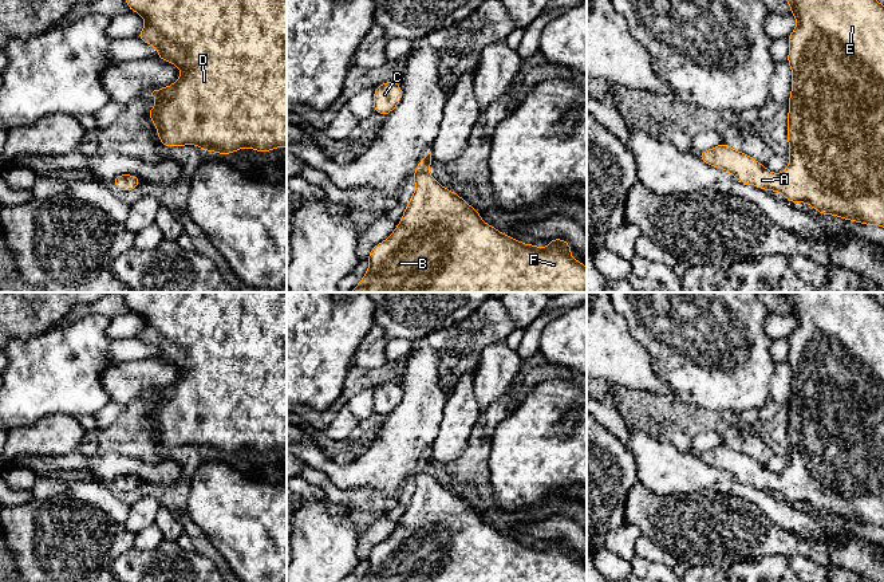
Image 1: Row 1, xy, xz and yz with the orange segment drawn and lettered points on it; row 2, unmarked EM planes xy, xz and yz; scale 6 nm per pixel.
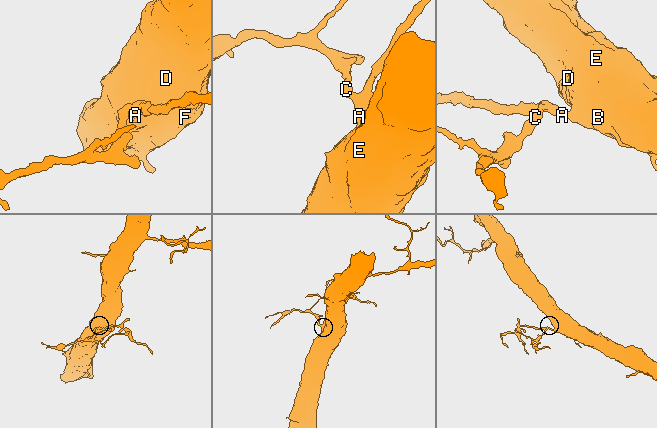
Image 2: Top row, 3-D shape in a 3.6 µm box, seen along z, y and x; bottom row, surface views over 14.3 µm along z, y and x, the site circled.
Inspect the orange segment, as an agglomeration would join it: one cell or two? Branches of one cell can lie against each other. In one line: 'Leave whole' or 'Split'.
Leave whole

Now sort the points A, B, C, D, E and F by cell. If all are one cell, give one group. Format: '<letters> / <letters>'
A B C D E F

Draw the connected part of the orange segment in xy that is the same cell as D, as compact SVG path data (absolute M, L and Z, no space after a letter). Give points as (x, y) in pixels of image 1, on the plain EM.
M122 292L122 295L129 310L145 319L145 327L138 334L138 339L157 347L157 358L170 362L181 371L177 382L157 389L149 396L157 398L147 416L153 420L162 445L169 448L197 445L205 452L212 451L217 455L232 455L242 448L267 453L287 447L287 292Z

